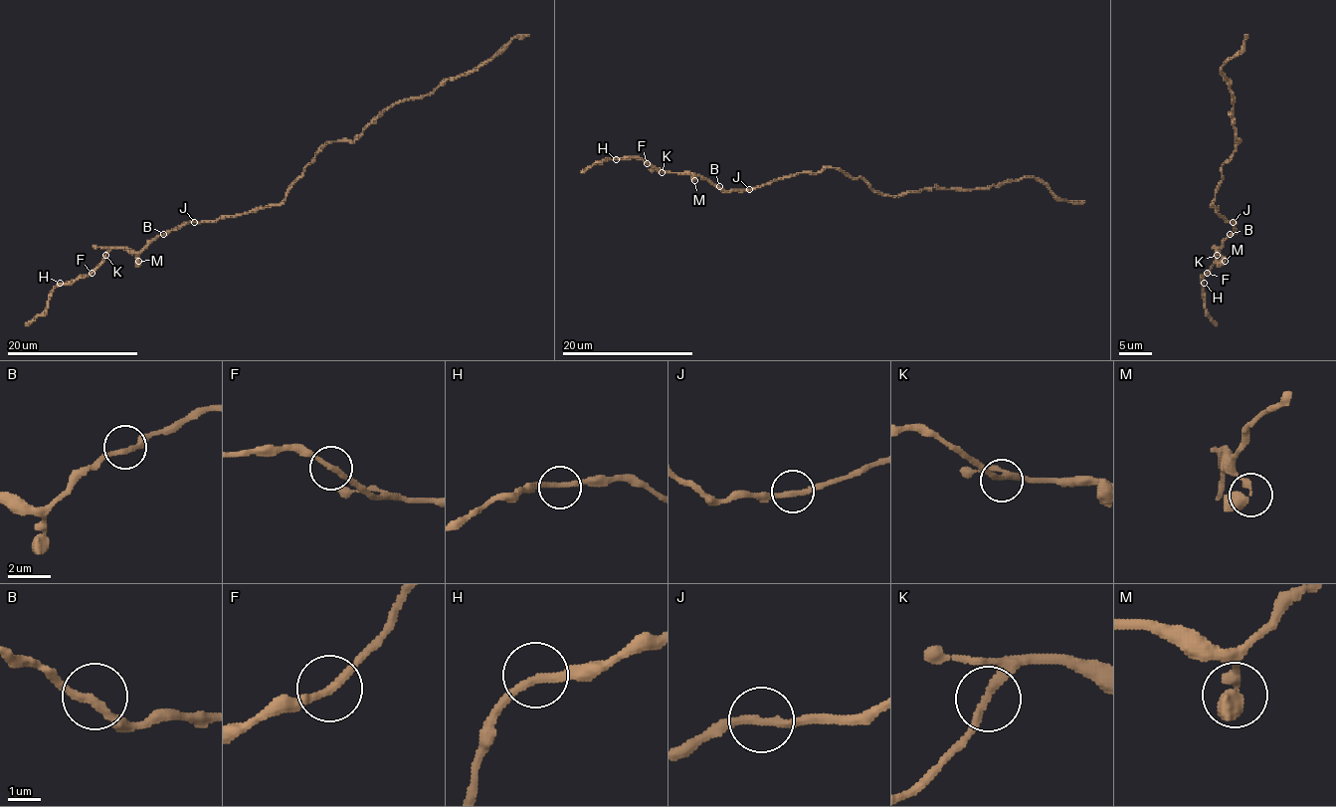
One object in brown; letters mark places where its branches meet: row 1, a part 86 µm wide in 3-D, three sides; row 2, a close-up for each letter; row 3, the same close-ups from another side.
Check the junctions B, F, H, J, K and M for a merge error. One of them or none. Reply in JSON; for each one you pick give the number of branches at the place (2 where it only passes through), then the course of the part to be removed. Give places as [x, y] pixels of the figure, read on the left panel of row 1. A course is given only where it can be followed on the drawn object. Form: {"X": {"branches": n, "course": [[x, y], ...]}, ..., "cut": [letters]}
{"cut": []}

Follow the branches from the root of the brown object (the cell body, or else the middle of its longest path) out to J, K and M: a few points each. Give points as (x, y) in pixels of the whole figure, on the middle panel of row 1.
J: (840, 171), (825, 168), (816, 172), (800, 172), (749, 189)
K: (840, 171), (825, 168), (816, 172), (783, 176), (750, 189), (732, 191), (722, 191), (694, 174), (662, 172)
M: (840, 171), (825, 168), (816, 172), (783, 176), (750, 189), (732, 191), (722, 191), (699, 176), (694, 181)

